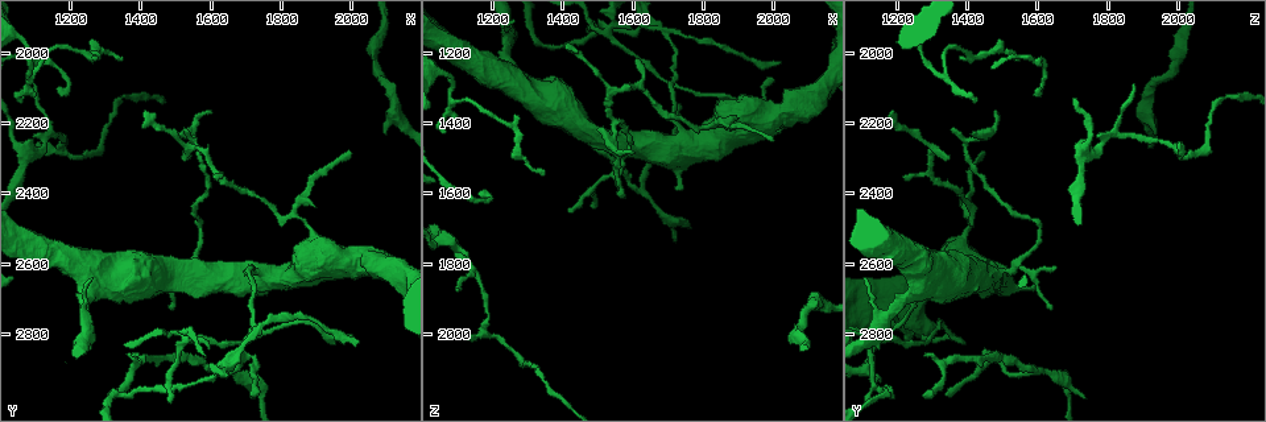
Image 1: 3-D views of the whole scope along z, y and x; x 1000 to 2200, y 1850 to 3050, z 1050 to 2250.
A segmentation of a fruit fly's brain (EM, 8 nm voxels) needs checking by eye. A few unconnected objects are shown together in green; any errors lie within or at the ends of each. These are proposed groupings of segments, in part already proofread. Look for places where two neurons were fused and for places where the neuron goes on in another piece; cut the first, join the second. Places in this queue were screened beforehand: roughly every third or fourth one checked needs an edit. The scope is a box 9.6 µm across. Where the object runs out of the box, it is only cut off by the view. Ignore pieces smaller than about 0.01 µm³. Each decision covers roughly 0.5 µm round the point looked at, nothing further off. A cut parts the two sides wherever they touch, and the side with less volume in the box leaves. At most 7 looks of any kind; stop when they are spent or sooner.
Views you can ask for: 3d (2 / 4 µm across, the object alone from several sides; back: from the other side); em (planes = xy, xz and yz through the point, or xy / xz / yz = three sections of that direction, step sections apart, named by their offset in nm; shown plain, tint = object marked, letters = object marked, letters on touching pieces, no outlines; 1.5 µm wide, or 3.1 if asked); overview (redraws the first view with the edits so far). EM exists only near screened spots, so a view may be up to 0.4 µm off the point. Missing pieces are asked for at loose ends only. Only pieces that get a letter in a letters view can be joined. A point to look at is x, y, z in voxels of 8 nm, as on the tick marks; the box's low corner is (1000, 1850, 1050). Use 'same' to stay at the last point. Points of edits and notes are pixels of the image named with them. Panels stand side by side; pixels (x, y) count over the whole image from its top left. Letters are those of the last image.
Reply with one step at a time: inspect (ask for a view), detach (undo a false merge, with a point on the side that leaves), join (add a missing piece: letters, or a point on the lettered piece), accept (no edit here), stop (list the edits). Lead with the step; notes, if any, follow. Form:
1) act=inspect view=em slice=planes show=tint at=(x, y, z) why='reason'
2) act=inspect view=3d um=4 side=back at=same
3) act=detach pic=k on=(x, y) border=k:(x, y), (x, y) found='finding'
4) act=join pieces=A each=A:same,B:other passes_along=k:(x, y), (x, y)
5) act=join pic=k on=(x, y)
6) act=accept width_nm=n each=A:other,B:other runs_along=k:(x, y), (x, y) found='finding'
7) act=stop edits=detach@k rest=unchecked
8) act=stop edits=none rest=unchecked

act=inspect view=em slice=planes show=letters at=(1610, 2350, 1220) why='an open end'

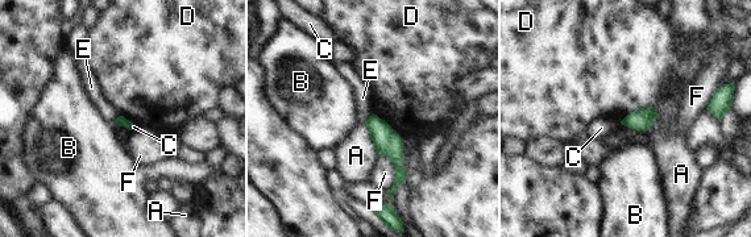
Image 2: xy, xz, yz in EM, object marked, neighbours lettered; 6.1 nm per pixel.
act=accept each=A:other,B:other,C:other,D:other,E:other,F:other border=2:(373, 112), (364, 123) found='none of them fits'

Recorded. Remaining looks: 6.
act=inspect view=3d um=4 at=(1720, 2960, 1340)

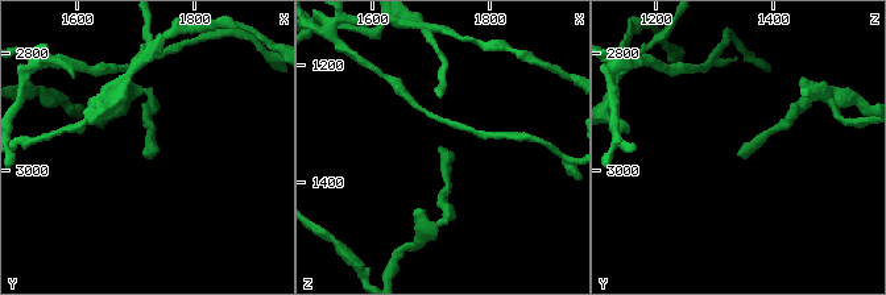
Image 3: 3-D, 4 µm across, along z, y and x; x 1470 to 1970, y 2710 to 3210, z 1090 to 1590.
act=inspect view=em slice=xy step=4 show=letters at=(1720, 2965, 1340)

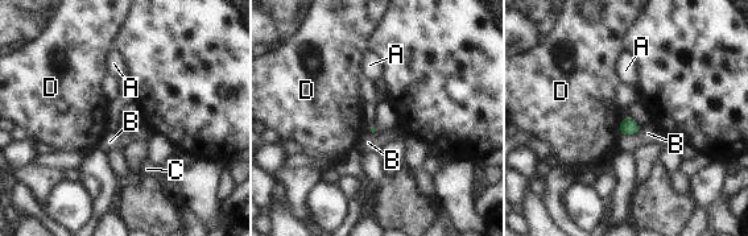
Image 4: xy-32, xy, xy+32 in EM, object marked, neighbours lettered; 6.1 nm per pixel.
act=accept longest_contact=B:130nm each=A:other,B:other,C:other,D:other border=4:(622, 121), (620, 132) found='no lettered piece goes on from it'

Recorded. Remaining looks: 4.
act=inspect view=3d um=2 side=back at=(1380, 2850, 1290)

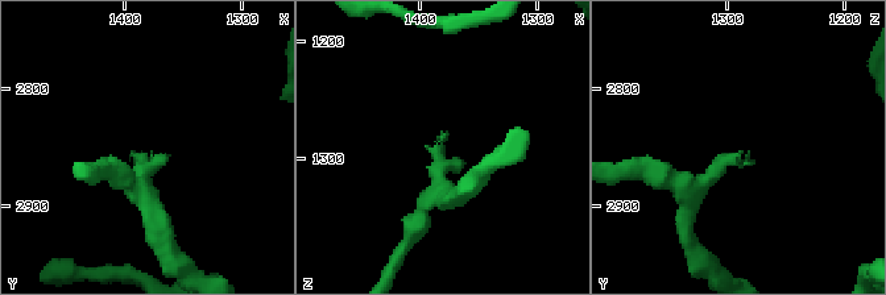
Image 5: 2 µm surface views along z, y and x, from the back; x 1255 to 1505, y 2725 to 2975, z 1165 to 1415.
act=inspect view=em slice=planes show=letters at=(1376, 2858, 1282)

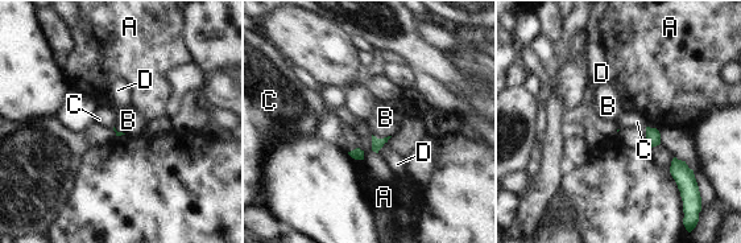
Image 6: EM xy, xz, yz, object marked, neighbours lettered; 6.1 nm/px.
act=join pieces=B each=A:other,B:same,C:other,D:other passes_along=6:(377, 144), (381, 139), (385, 118) found='it goes on there'

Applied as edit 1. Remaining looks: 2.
act=stop edits=join@6 rest=unchecked

